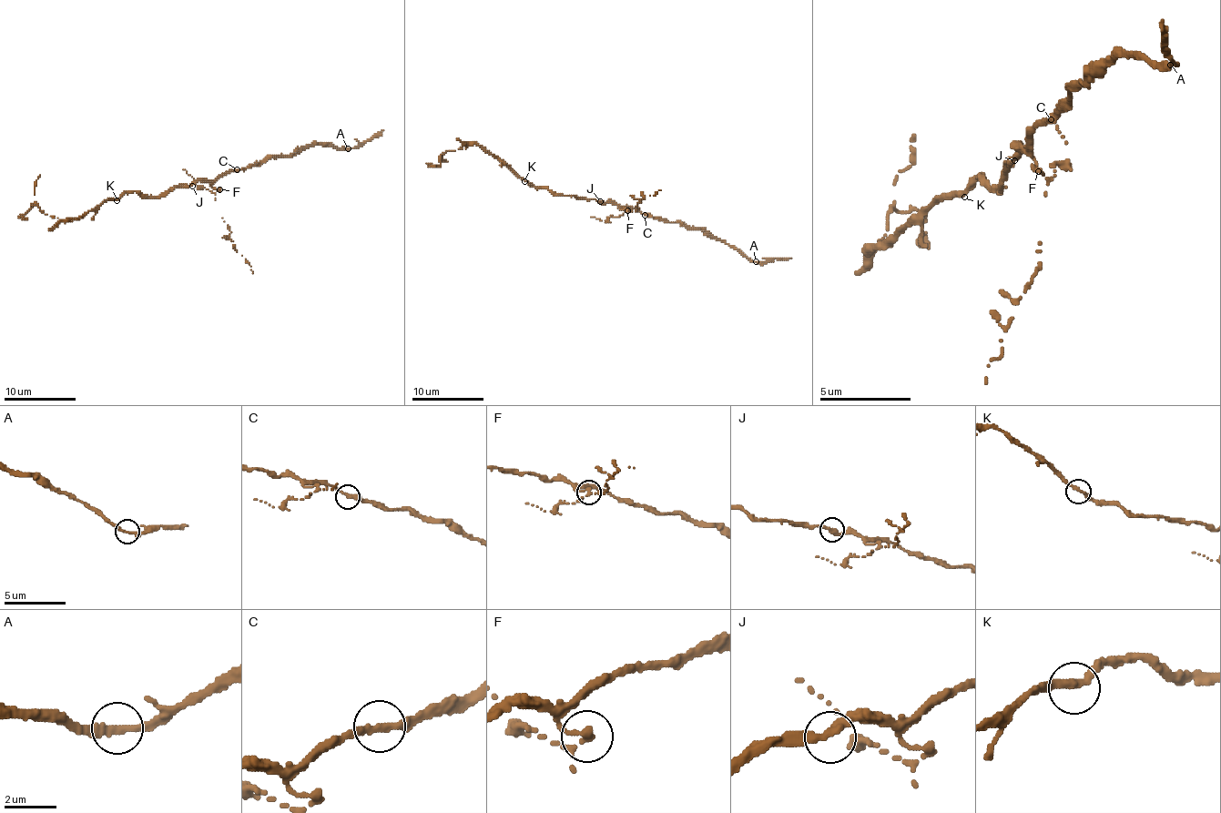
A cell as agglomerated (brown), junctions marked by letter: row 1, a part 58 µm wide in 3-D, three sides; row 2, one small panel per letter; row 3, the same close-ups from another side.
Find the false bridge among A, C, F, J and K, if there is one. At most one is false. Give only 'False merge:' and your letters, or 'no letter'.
False merge: F

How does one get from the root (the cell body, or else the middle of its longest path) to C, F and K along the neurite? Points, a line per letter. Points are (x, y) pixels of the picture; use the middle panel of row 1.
C: (598, 201), (634, 208), (645, 215)
F: (598, 201), (614, 202), (621, 209), (626, 209)
K: (598, 201), (578, 199), (574, 196), (554, 196), (546, 188), (532, 187), (524, 181)

